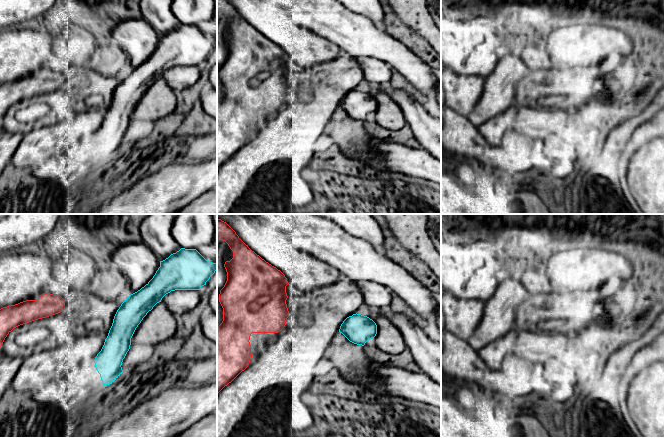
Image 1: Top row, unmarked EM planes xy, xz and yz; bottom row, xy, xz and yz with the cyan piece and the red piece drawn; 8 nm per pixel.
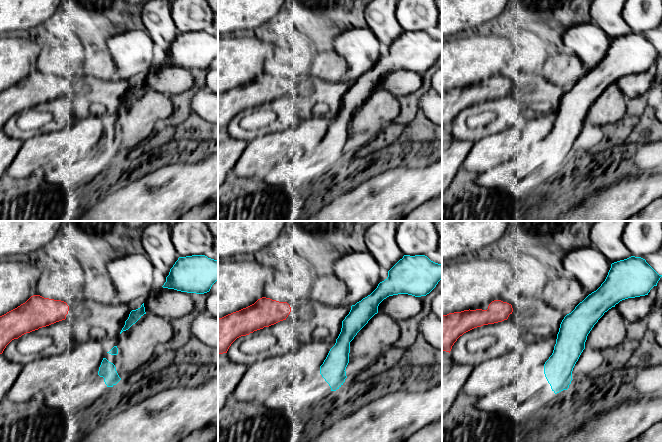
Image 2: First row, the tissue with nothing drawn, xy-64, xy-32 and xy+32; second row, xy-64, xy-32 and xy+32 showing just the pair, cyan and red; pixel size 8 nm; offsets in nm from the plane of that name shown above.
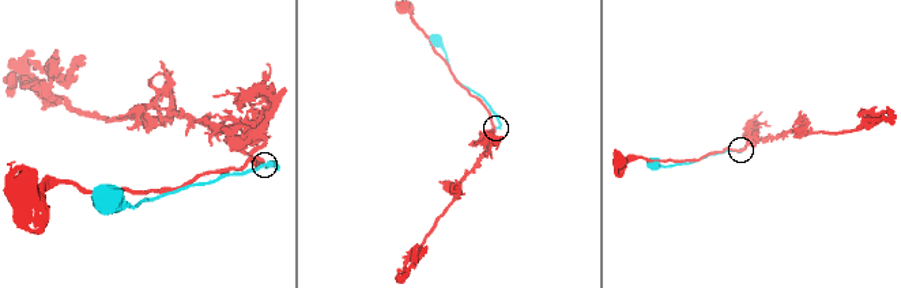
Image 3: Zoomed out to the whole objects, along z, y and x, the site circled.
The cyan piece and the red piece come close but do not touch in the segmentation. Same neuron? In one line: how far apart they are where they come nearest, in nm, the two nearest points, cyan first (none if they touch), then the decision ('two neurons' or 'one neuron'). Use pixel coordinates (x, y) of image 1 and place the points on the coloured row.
gap 400 nm; span xy (113, 319), (64, 305); two neurons

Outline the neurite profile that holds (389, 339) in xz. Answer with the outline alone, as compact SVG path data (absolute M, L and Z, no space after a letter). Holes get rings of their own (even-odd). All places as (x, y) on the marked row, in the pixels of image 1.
M364 304L357 314L367 316L376 323L377 334L373 341L380 350L388 354L399 354L404 351L406 344L400 330L385 316L386 310L384 307Z

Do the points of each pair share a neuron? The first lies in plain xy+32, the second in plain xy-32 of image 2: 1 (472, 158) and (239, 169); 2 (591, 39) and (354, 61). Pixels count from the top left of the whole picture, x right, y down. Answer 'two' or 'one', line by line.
1: one
2: one

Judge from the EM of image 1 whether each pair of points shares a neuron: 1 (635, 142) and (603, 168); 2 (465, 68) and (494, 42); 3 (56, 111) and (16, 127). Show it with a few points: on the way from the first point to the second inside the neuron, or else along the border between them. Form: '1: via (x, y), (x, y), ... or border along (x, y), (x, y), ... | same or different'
1: border along (633, 131), (620, 155) | different
2: via (472, 65), (488, 49) | same
3: via (46, 120), (26, 127) | same

